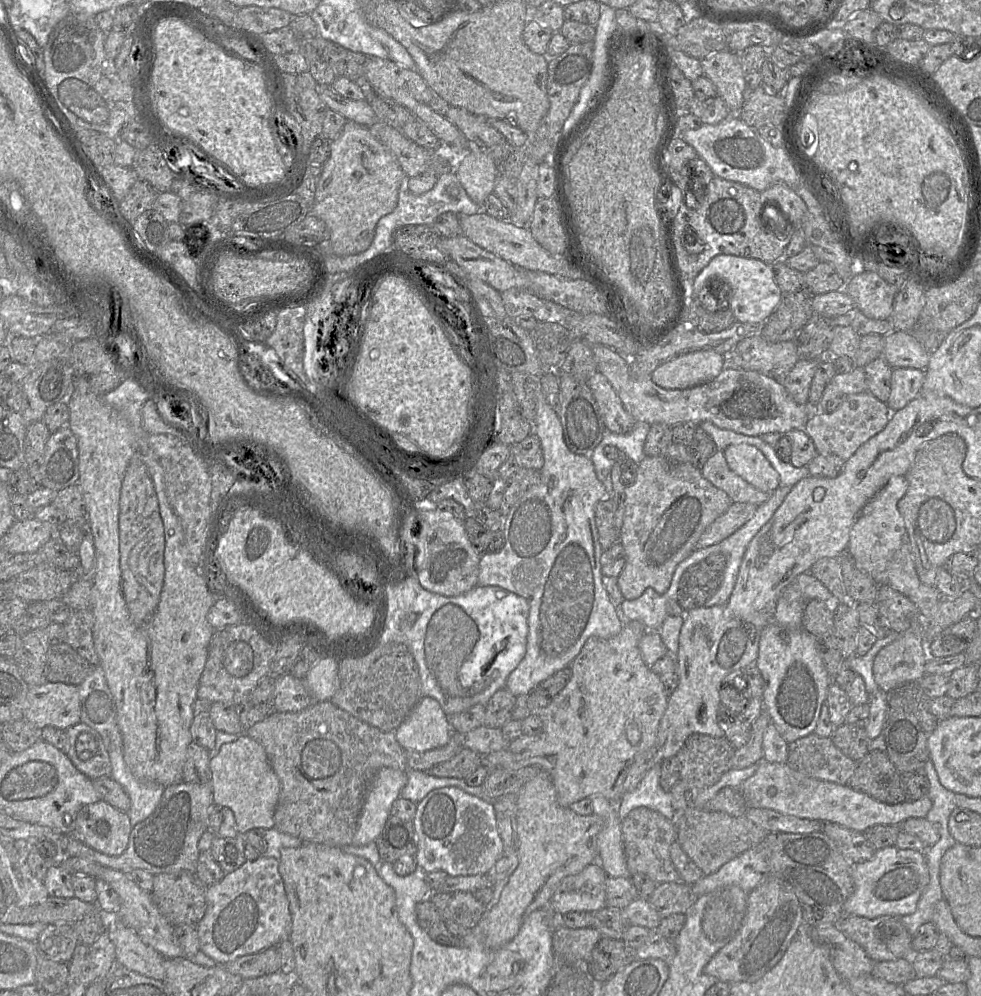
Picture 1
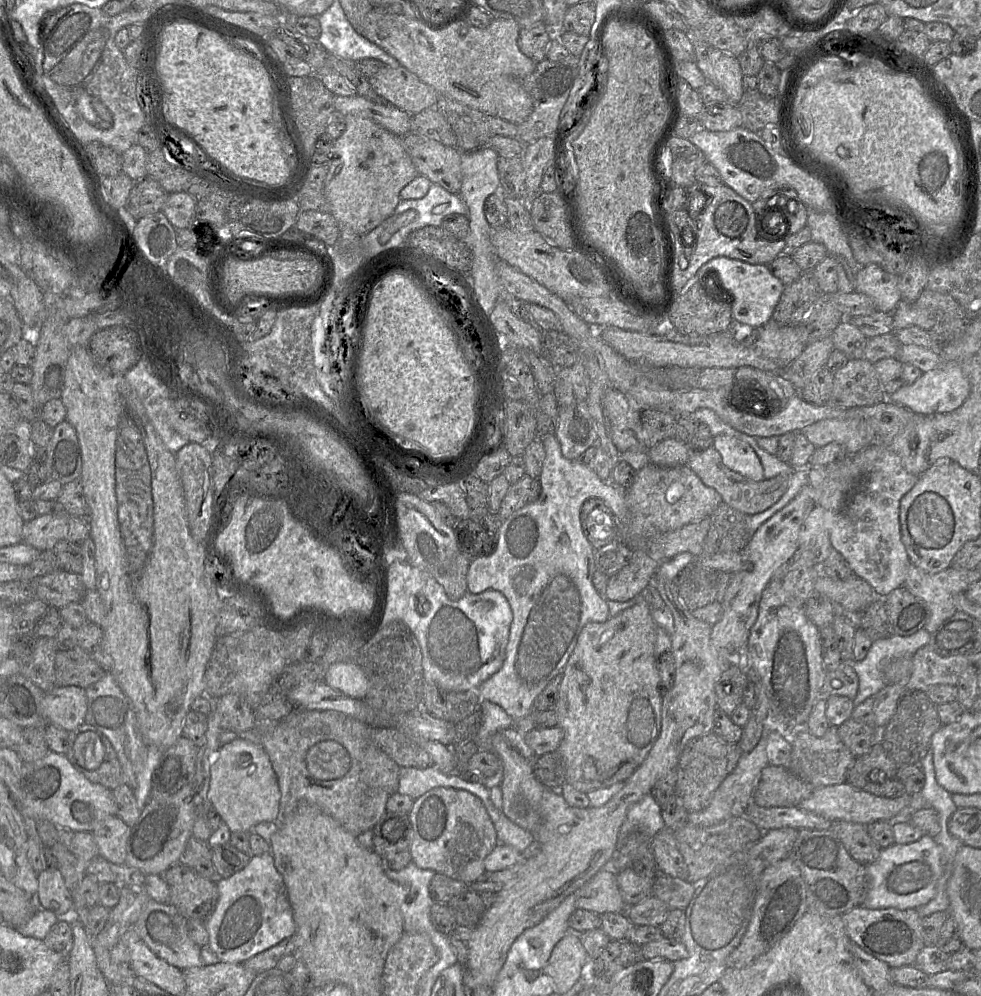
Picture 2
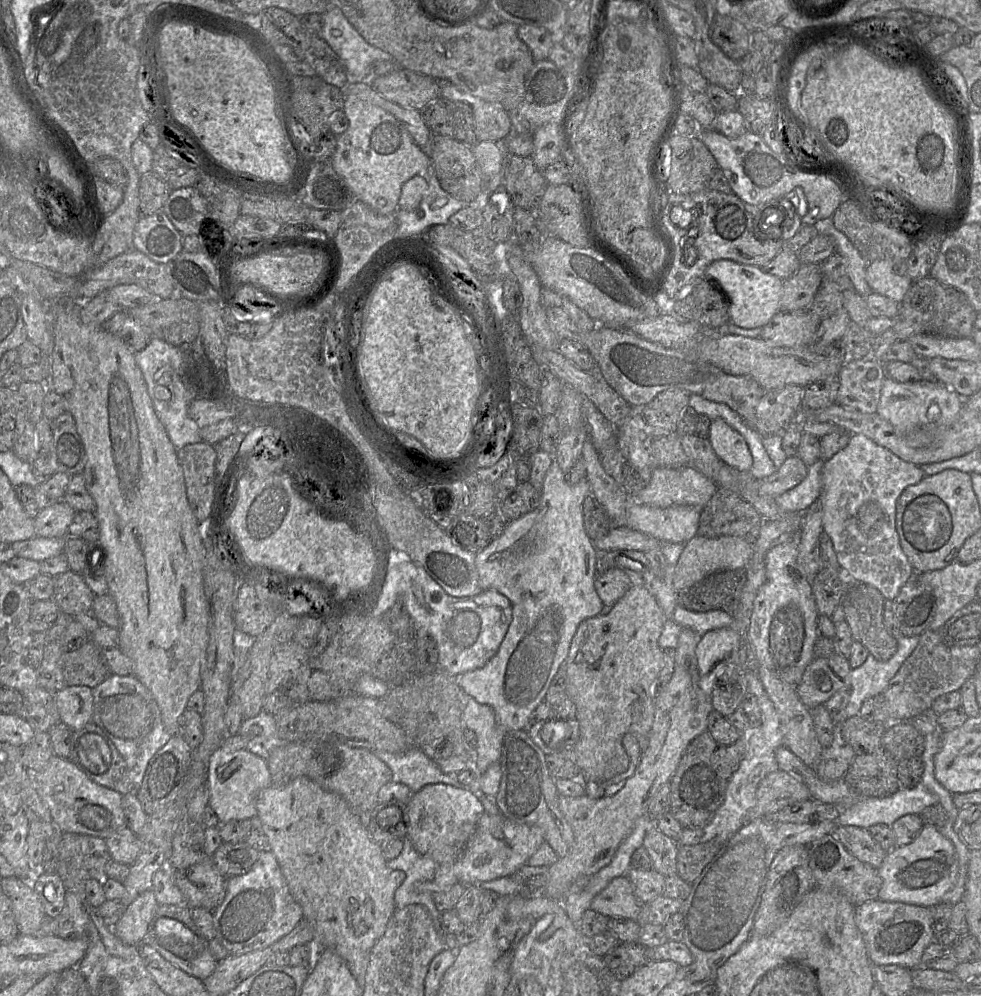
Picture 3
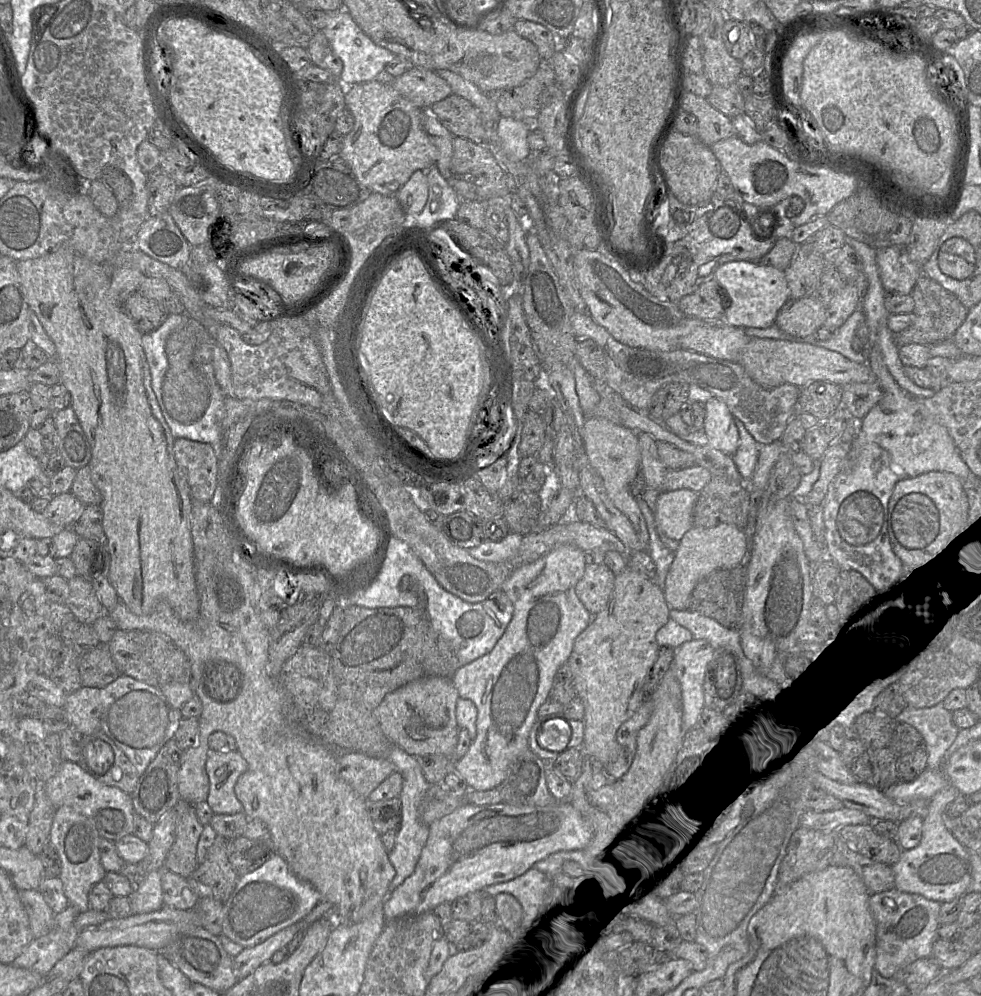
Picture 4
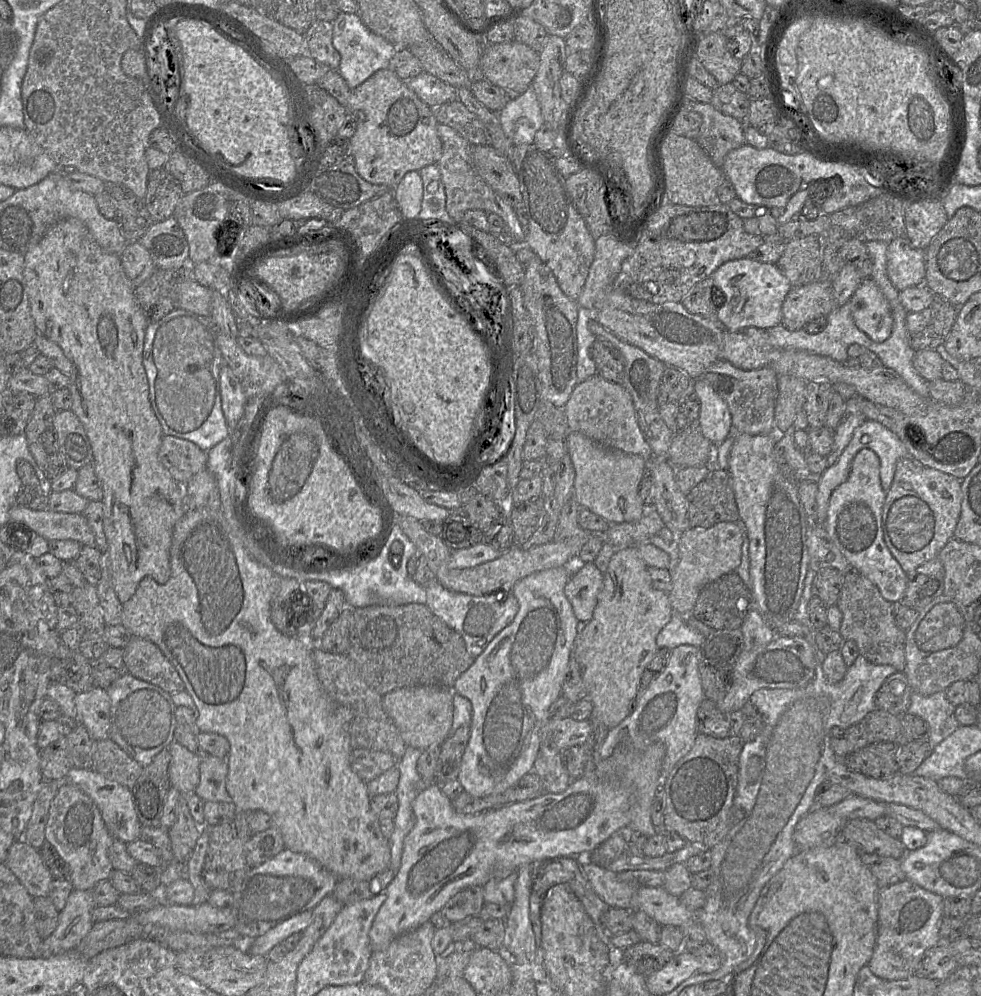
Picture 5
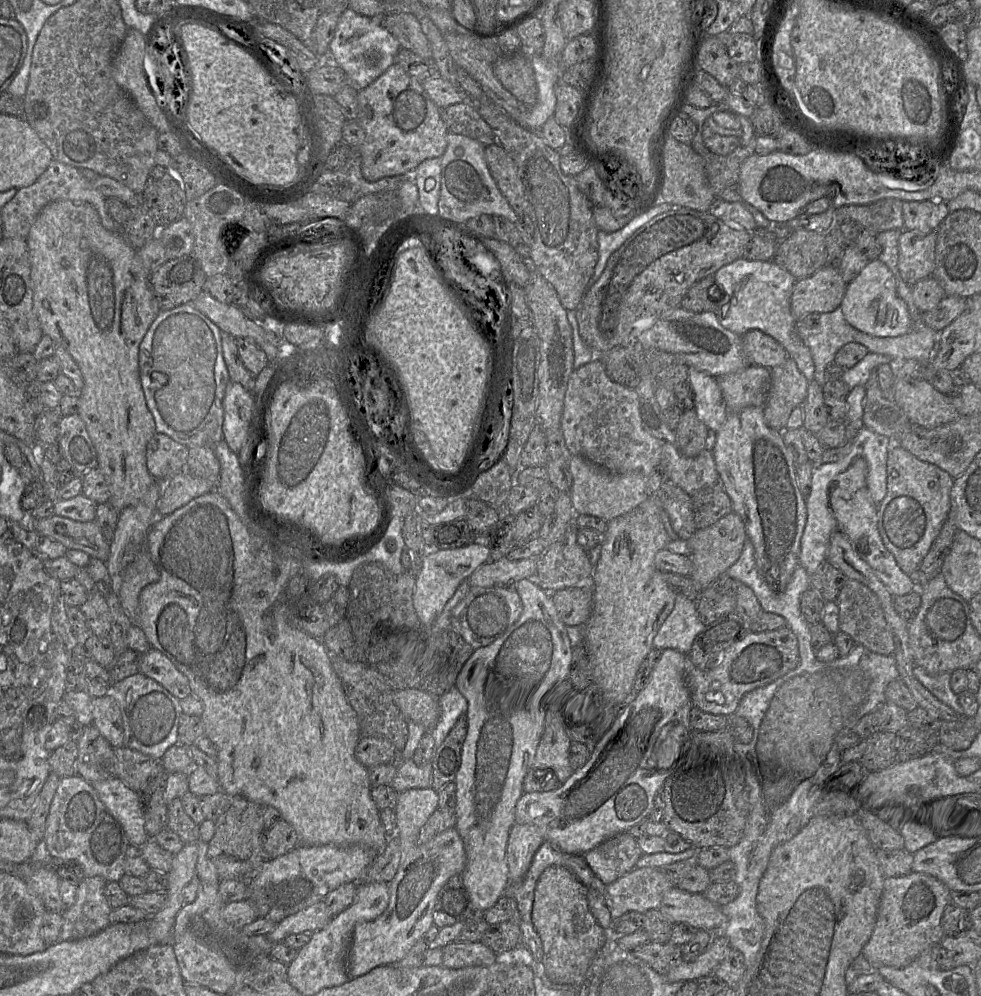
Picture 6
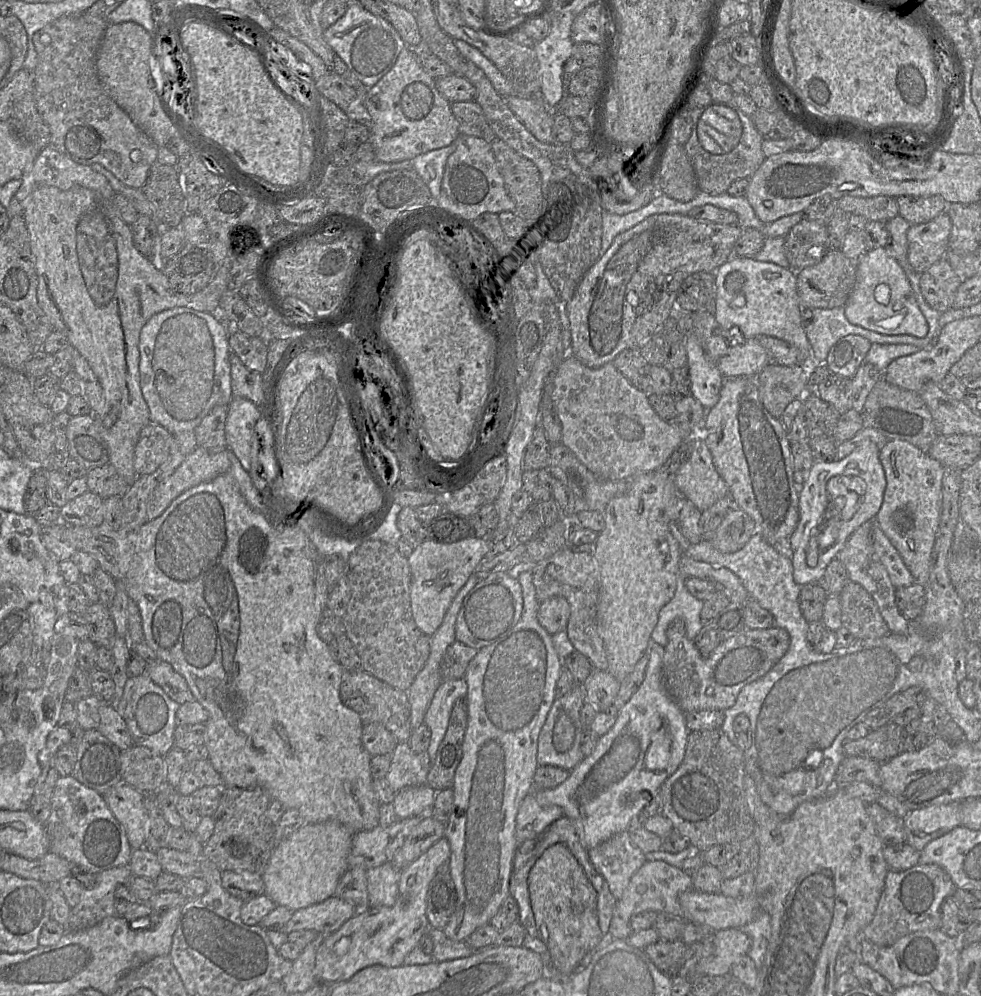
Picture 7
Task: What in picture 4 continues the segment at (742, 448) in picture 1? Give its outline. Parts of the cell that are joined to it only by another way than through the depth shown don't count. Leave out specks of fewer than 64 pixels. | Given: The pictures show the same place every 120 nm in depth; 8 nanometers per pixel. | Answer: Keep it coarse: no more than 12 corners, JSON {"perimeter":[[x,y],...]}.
{"perimeter":[[712,397],[705,404],[703,433],[732,457],[739,445],[735,418]]}

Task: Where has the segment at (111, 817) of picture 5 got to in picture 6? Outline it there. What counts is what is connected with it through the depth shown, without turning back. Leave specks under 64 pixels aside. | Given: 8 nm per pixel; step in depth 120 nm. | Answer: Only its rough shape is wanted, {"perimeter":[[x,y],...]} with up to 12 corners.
{"perimeter":[[117,777],[92,786],[130,845],[148,836],[137,792]]}

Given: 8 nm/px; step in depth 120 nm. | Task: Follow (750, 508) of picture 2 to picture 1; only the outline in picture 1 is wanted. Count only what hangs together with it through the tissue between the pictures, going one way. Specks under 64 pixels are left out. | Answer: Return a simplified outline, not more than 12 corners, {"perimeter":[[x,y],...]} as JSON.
{"perimeter":[[717,450],[700,469],[733,503],[765,503],[766,493],[729,468]]}

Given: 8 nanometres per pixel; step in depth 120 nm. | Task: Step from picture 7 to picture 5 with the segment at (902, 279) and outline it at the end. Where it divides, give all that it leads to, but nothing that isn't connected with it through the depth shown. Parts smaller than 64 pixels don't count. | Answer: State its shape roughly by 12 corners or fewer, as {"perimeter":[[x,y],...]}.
{"perimeter":[[871,277],[850,302],[859,330],[877,343],[890,337],[891,309]]}

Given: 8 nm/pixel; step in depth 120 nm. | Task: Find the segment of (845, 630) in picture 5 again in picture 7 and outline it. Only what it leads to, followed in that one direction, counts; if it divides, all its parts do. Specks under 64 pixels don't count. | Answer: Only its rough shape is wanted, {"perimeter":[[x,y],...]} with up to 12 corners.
{"perimeter":[[848,582],[839,597],[843,627],[856,639],[890,633],[877,603]]}

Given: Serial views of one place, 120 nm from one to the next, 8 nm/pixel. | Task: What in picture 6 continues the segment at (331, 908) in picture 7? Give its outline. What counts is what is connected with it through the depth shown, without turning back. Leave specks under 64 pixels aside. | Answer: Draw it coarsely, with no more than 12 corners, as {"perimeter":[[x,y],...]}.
{"perimeter":[[322,900],[278,922],[267,937],[318,931],[333,917]]}

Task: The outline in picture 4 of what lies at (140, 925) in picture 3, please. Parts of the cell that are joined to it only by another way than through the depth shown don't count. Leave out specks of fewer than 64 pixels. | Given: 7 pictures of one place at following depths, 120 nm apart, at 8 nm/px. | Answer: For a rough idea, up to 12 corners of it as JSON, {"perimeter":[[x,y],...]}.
{"perimeter":[[154,870],[129,896],[132,914],[164,906],[162,870]]}

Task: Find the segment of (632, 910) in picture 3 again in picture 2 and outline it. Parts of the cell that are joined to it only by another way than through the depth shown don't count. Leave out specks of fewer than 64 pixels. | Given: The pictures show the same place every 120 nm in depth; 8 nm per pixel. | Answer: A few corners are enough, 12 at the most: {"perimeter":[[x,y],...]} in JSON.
{"perimeter":[[600,869],[576,894],[576,909],[627,910],[617,873]]}

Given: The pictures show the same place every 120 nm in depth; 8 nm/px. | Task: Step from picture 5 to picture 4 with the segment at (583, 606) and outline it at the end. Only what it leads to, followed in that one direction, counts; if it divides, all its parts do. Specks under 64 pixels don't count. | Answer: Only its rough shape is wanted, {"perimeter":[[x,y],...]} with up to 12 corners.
{"perimeter":[[587,564],[575,593],[592,616],[609,602],[615,574]]}

